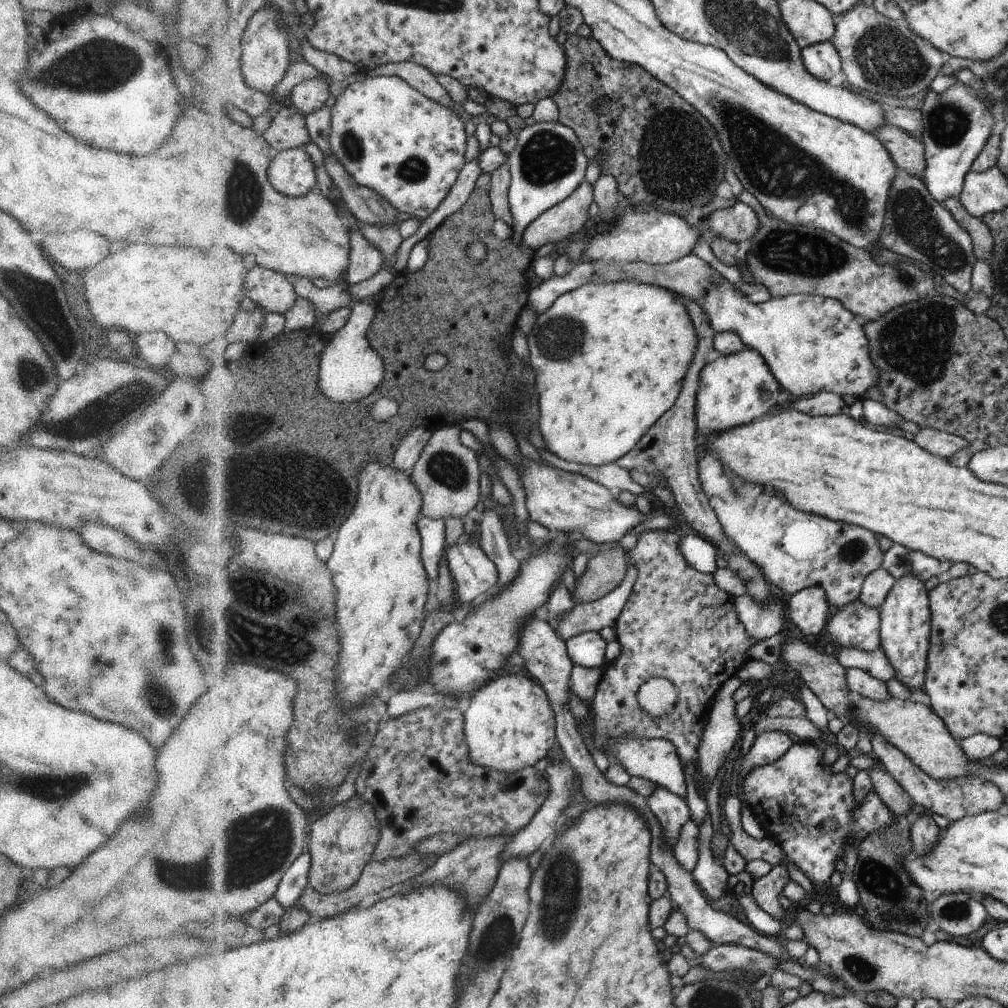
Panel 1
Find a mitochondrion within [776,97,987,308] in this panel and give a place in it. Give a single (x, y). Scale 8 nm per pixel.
(918, 225)

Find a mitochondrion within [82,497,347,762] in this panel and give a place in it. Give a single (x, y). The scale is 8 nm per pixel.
(155, 665)

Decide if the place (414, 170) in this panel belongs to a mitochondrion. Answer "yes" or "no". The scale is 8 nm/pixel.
yes

